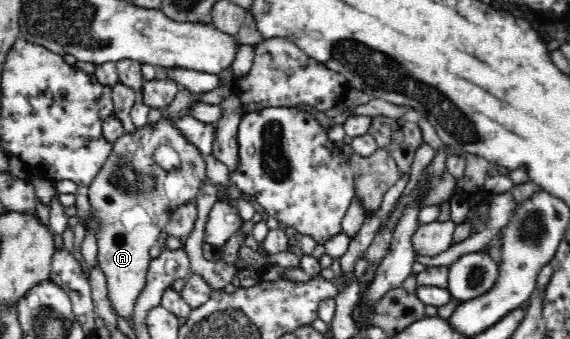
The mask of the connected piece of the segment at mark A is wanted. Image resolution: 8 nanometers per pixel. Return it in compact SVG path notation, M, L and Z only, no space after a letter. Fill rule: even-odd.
M163 120L154 125L142 127L134 135L121 135L113 142L112 154L102 164L94 179L87 185L87 196L91 215L95 217L95 238L97 241L97 258L100 268L106 276L108 298L116 311L125 317L133 314L133 307L140 291L144 289L145 275L152 260L148 249L156 245L157 237L169 218L171 209L186 200L195 199L200 182L207 177L204 155L188 143L185 137L173 127L173 121ZM160 146L174 148L180 156L181 167L177 171L164 171L155 162L153 153Z

